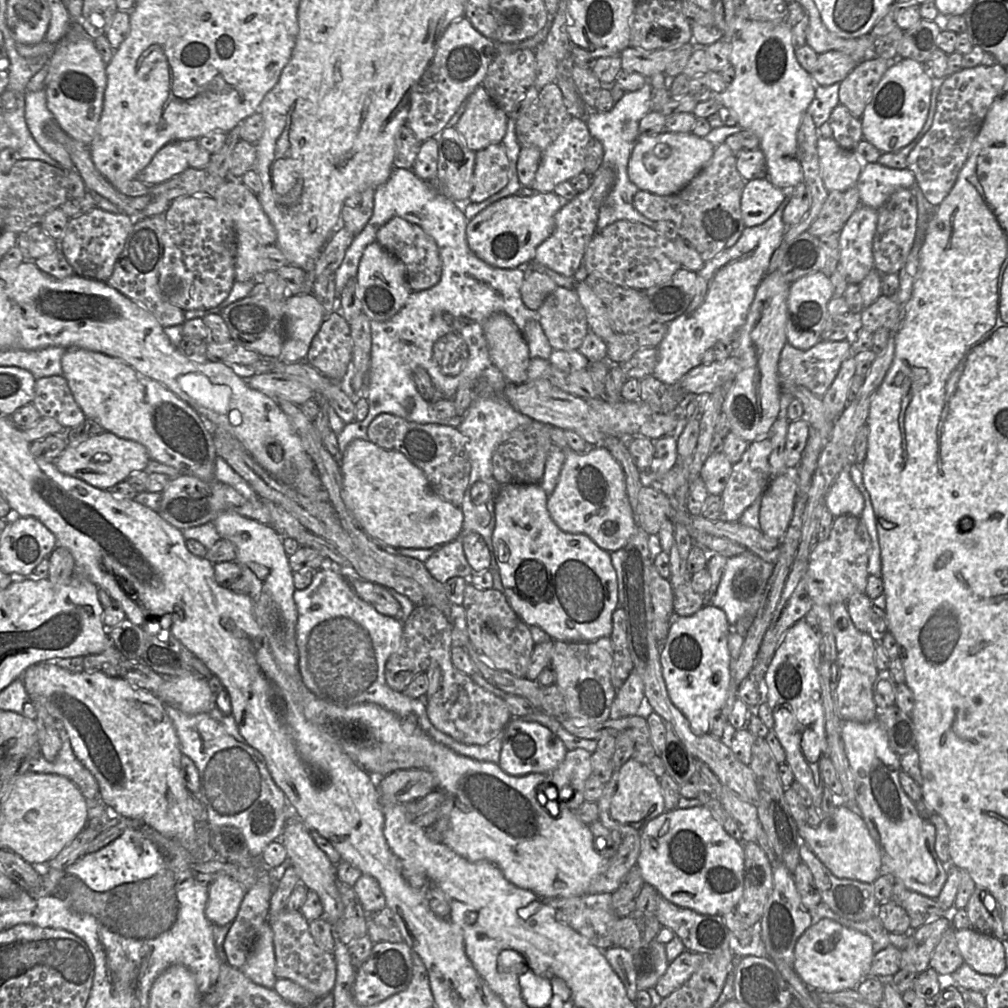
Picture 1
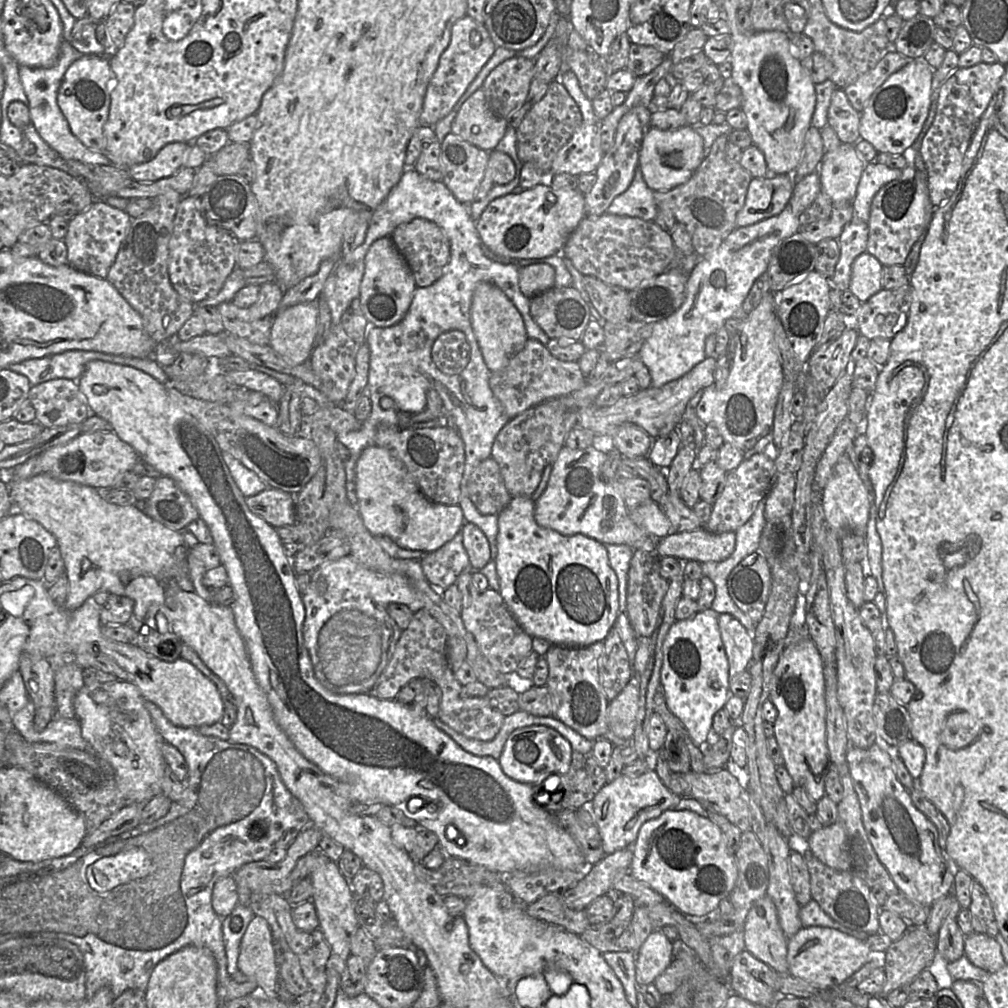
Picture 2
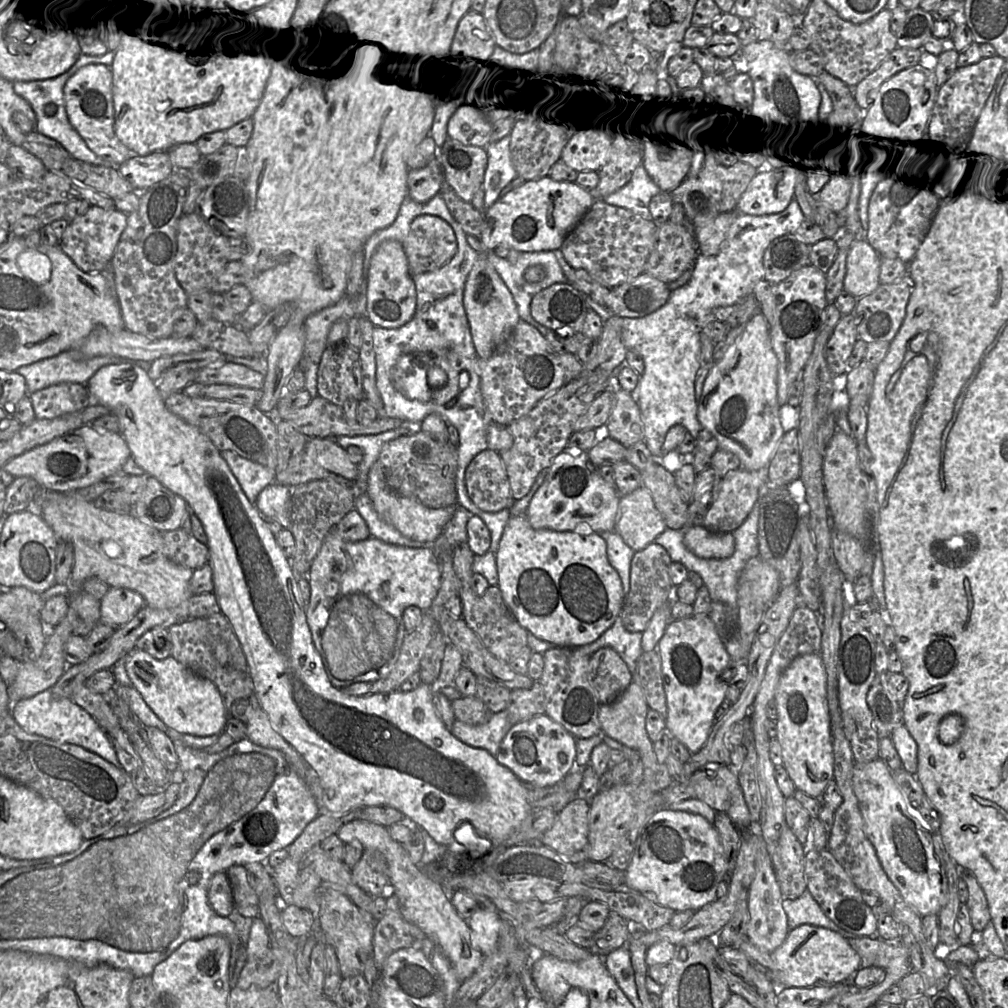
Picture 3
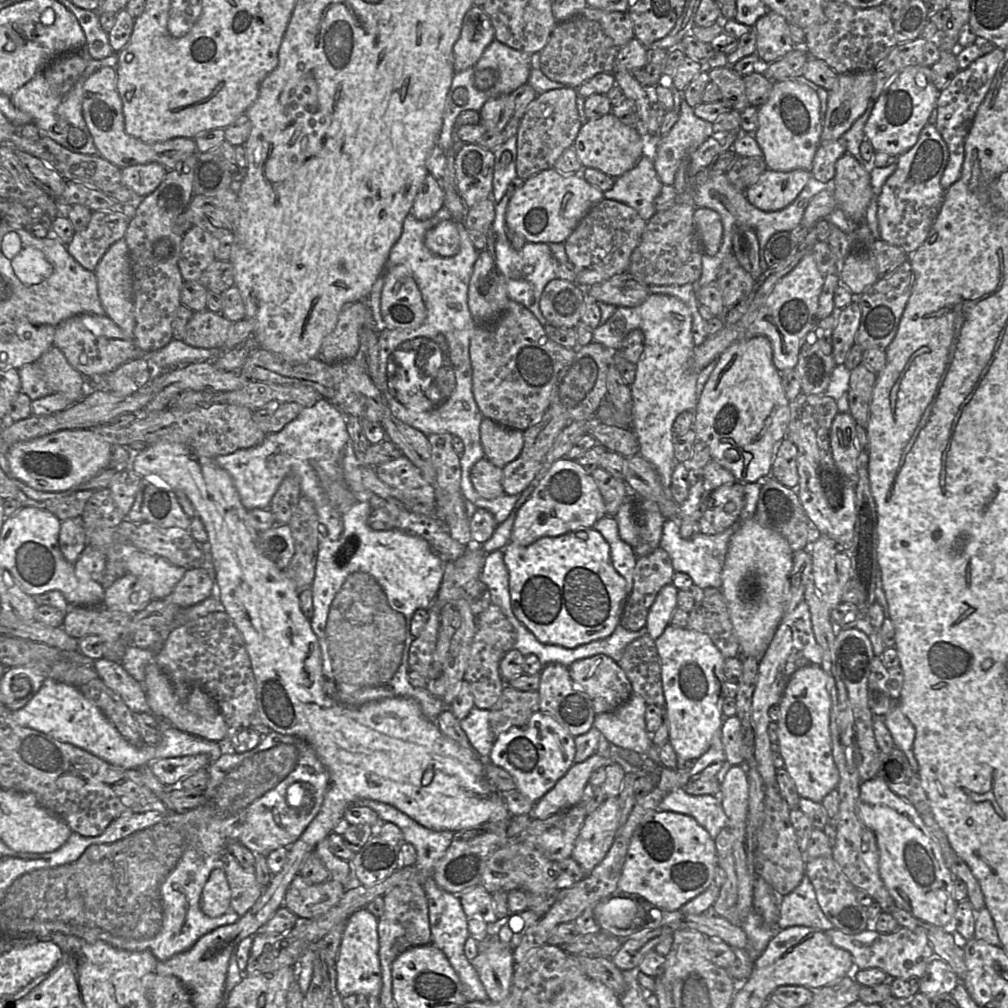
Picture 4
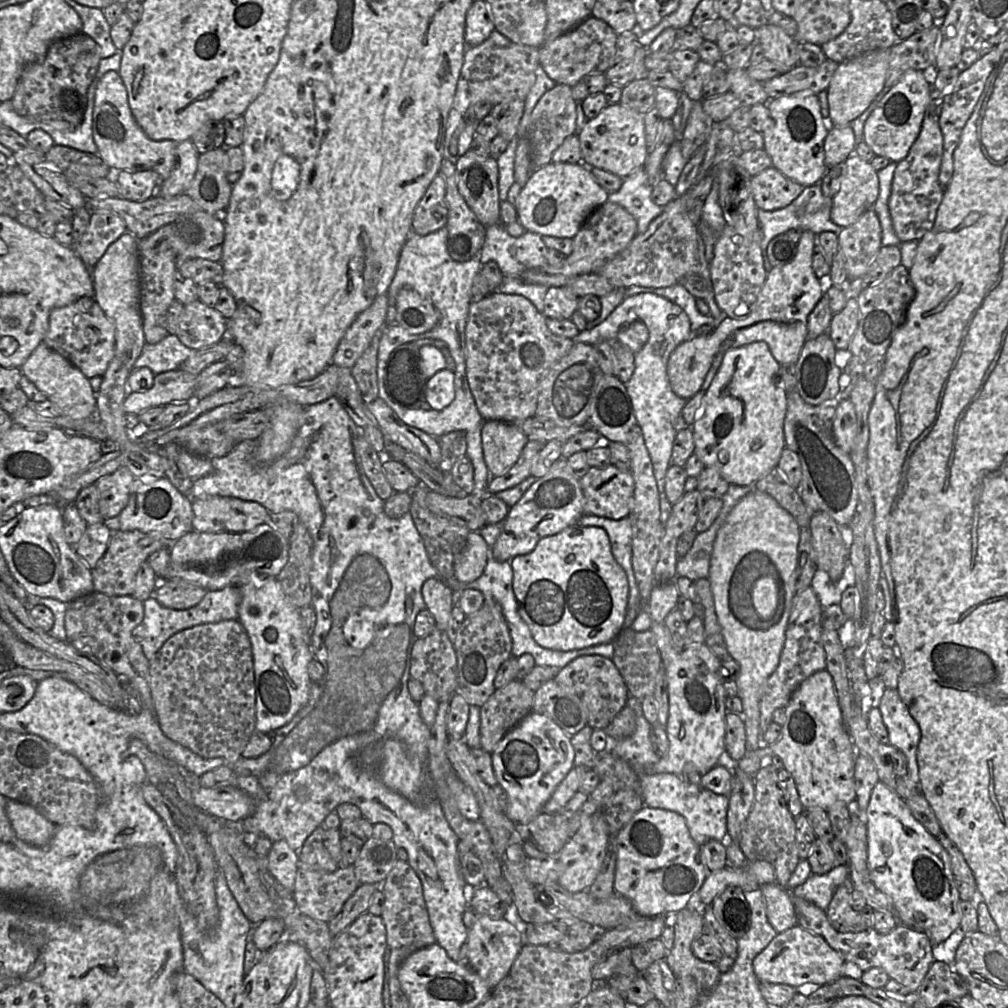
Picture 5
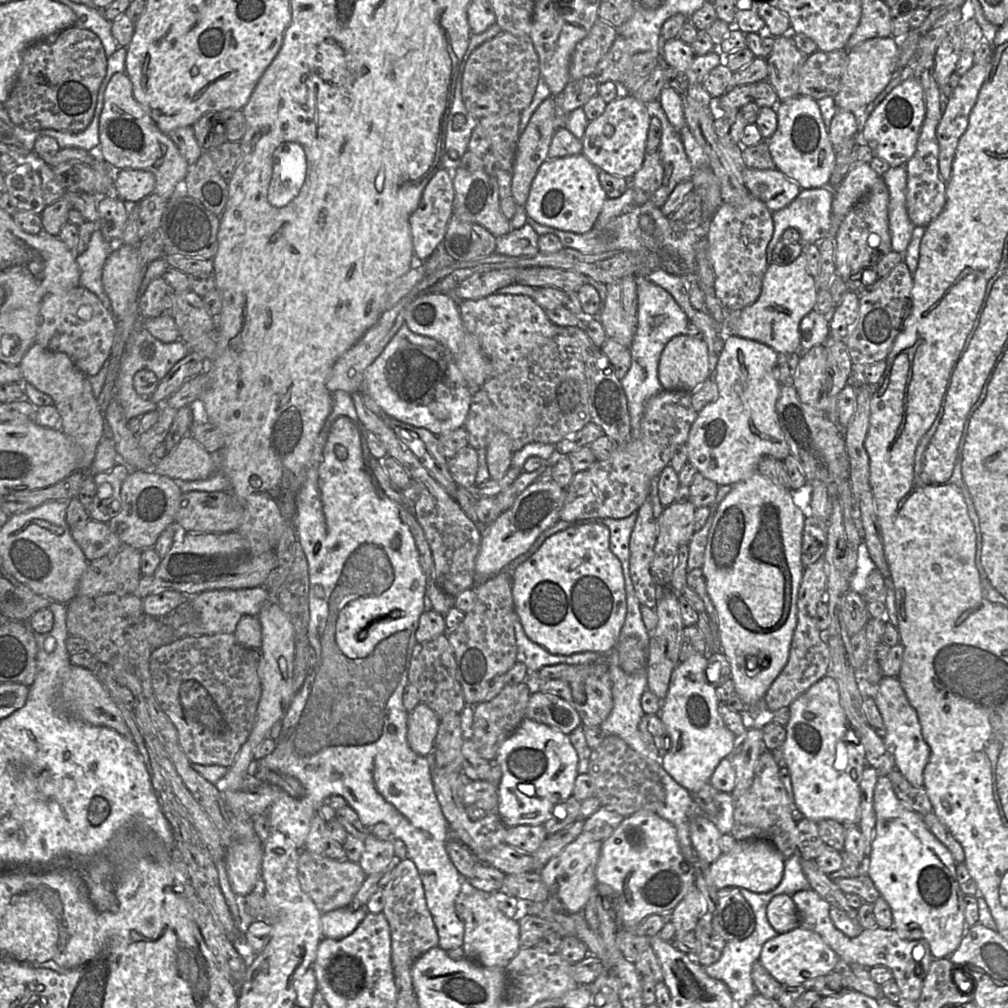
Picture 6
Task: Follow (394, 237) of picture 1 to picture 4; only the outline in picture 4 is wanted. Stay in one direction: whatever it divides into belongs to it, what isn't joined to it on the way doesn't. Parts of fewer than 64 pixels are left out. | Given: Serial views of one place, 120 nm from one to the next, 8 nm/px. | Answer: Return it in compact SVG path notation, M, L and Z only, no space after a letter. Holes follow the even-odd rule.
M445 220L430 228L425 235L426 247L442 257L451 257L460 250L460 234L456 223Z

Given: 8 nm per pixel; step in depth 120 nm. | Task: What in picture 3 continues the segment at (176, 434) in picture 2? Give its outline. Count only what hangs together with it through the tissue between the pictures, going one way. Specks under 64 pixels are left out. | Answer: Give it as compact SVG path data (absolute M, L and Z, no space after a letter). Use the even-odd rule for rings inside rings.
M120 361L118 363L104 365L89 379L86 386L93 401L108 407L113 412L111 414L115 414L119 418L120 434L130 448L135 462L145 470L146 474L155 477L166 488L182 497L186 501L189 510L194 513L202 523L208 538L208 564L212 568L214 584L213 593L219 604L220 612L230 622L241 644L247 660L248 670L253 681L254 694L262 709L267 714L272 727L317 773L324 789L321 814L341 816L344 813L360 811L366 807L388 806L400 811L408 819L408 823L410 823L413 828L419 827L421 830L426 831L436 843L447 846L448 849L453 852L469 853L470 851L476 851L471 848L466 848L464 844L460 842L457 844L454 842L455 830L464 823L472 825L472 830L477 836L489 839L491 847L502 845L533 810L526 798L522 781L510 769L498 763L495 756L491 755L485 749L468 746L452 735L451 731L438 718L433 706L432 699L435 693L435 683L427 685L421 682L416 689L408 692L399 689L388 693L376 693L364 696L349 695L343 690L334 687L325 672L321 656L313 644L311 631L306 618L306 608L299 595L298 578L292 571L290 560L284 555L276 542L275 535L264 522L263 515L255 505L248 500L228 464L222 458L220 451L214 446L211 440L198 428L188 424L166 408L165 400L159 393L158 384L149 377L145 369L141 368L135 362Z

